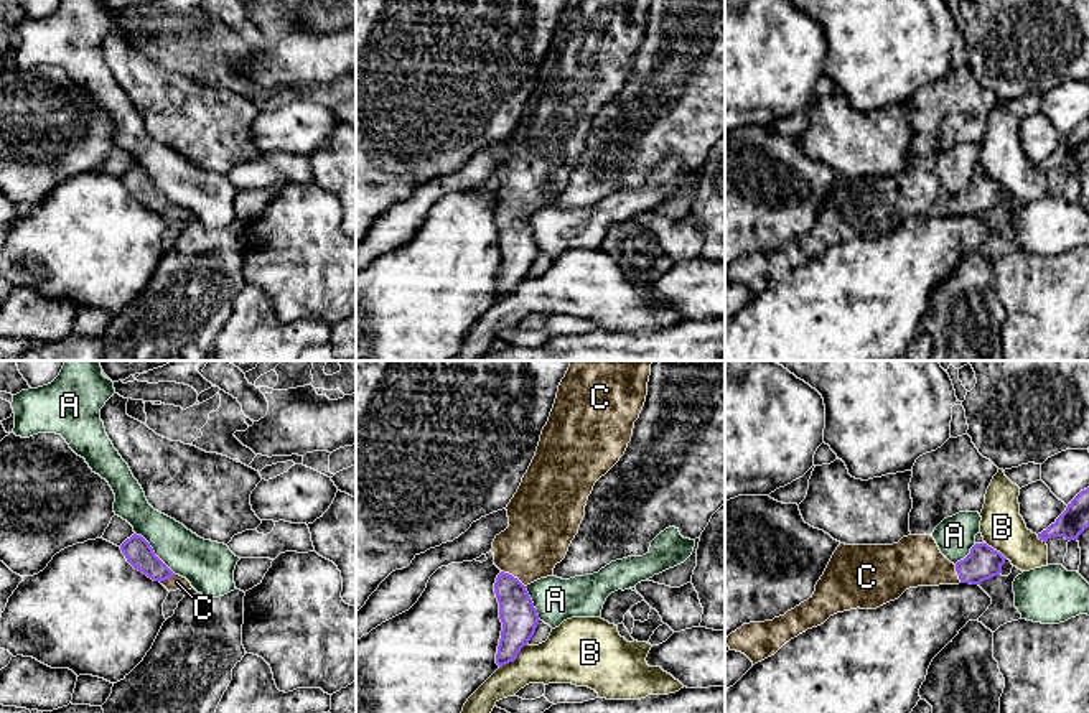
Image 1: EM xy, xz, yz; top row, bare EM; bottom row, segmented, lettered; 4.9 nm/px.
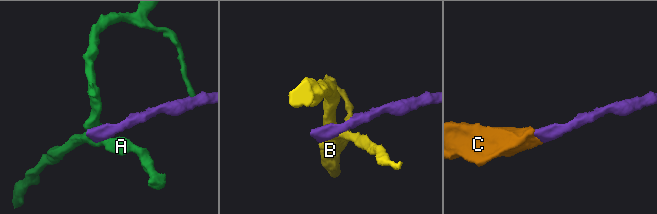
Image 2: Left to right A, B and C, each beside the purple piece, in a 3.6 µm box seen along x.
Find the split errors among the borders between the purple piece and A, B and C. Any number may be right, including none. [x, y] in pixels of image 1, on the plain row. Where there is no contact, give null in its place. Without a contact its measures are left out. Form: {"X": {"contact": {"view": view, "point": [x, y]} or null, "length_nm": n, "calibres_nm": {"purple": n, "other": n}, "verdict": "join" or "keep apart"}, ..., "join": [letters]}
{"A": {"contact": {"view": "xy", "point": [154, 183]}, "length_nm": 280, "calibres_nm": {"purple": 140, "other": 220}, "verdict": "keep apart"}, "B": {"contact": {"view": "xz", "point": [514, 290]}, "length_nm": 190, "calibres_nm": {"purple": 180, "other": 260}, "verdict": "keep apart"}, "C": {"contact": {"view": "xz", "point": [511, 206]}, "length_nm": 150, "calibres_nm": {"purple": 180, "other": 320}, "verdict": "join"}, "join": ["C"]}

